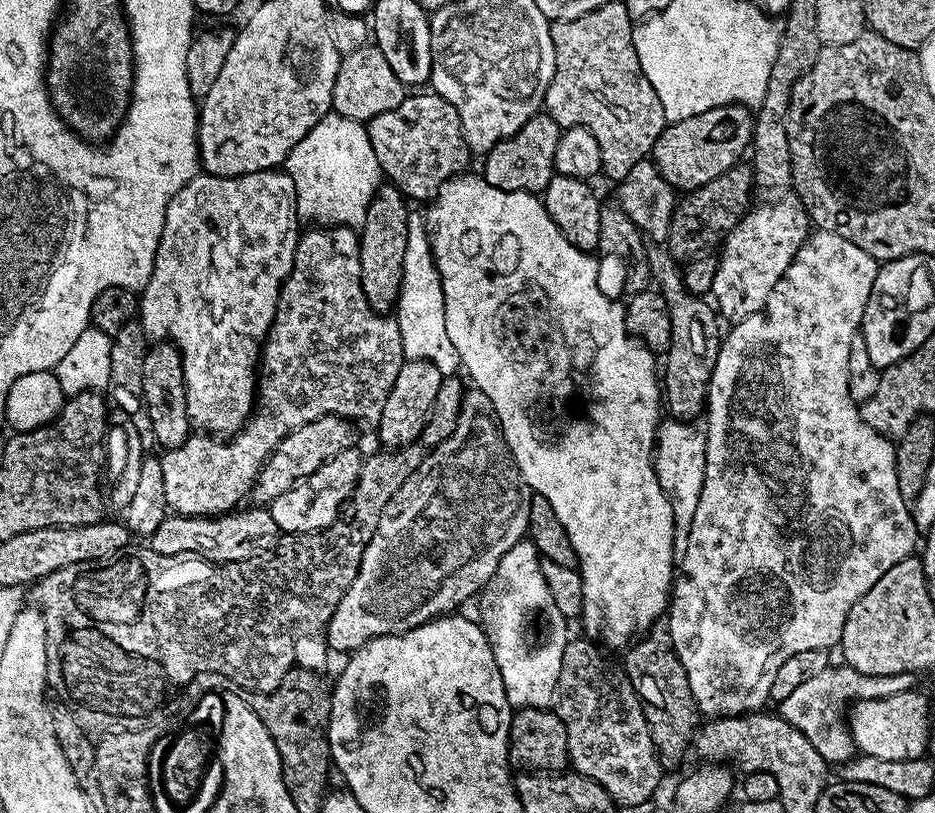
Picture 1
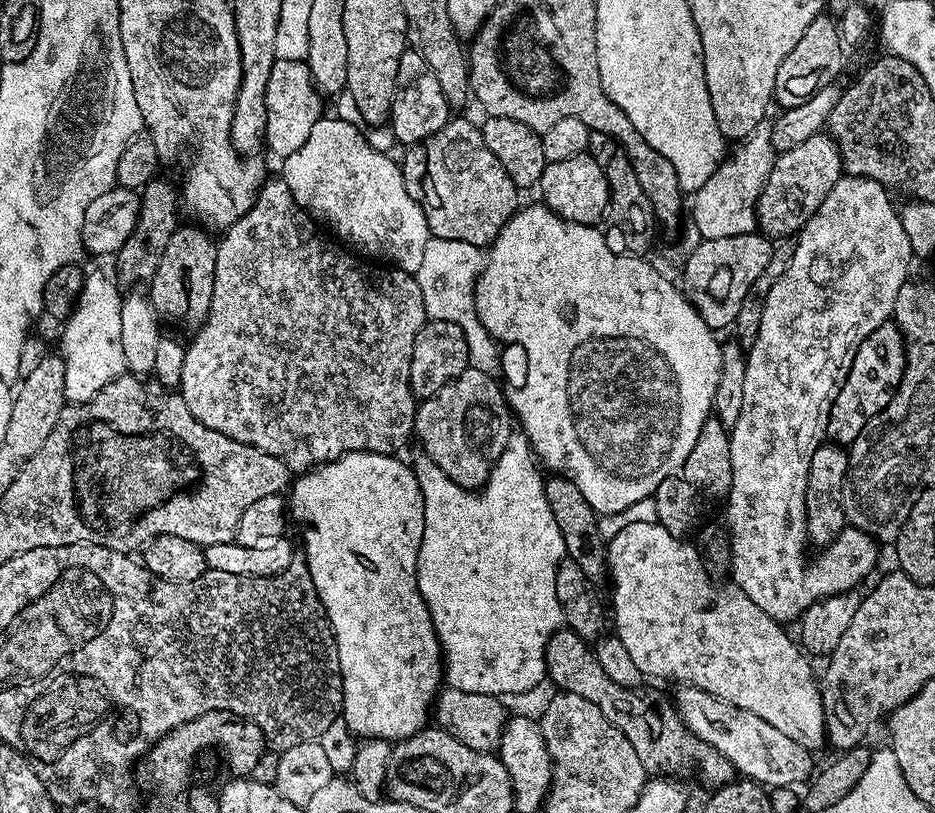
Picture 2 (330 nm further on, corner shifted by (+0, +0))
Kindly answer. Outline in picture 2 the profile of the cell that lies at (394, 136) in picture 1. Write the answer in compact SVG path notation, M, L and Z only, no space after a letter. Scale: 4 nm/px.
M449 119L442 130L405 152L408 153L402 159L402 171L406 190L422 206L429 233L435 239L491 245L505 222L518 211L517 186L510 174L502 170L502 162L490 154L475 123Z

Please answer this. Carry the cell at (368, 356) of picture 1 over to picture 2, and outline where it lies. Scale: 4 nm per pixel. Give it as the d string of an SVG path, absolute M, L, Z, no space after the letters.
M282 178L265 179L255 202L229 228L223 229L221 236L224 237L219 237L214 266L214 294L210 298L208 317L195 329L193 336L196 337L192 344L190 340L184 349L186 362L182 362L178 389L186 406L190 406L190 414L194 414L202 426L210 426L210 430L218 430L218 434L226 434L226 438L234 438L266 454L276 455L296 474L329 464L346 452L377 452L391 456L399 453L399 448L407 446L408 439L411 441L414 436L418 407L417 397L413 396L410 386L410 358L414 354L414 342L426 323L422 290L413 273L391 266L377 266L353 254L331 235L323 236L316 227L317 221L296 203Z

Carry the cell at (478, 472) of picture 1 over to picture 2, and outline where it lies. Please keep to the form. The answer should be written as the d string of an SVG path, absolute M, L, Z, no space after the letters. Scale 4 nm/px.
M468 372L440 396L420 400L416 410L414 436L424 447L423 455L431 458L455 484L469 490L479 490L488 483L492 467L500 461L514 431L514 416L505 389L500 387L479 372Z

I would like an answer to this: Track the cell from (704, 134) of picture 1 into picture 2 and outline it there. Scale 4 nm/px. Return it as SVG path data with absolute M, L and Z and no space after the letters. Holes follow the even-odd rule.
M821 14L806 26L806 34L798 38L798 46L786 54L782 66L778 66L774 100L780 103L781 109L793 108L810 99L820 88L833 83L836 75L844 68L846 48L841 43L840 29L831 15ZM832 19L832 20L831 20Z

